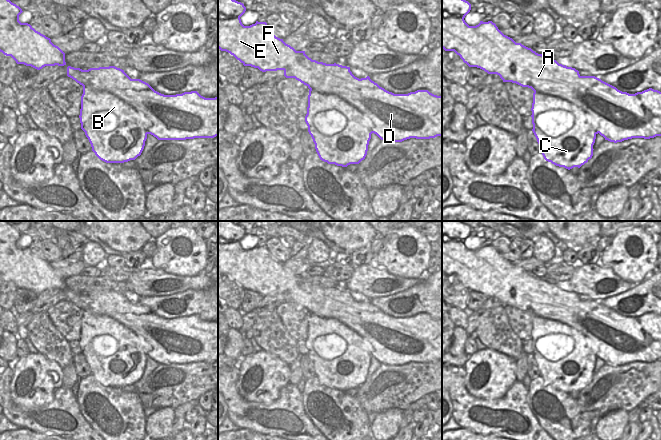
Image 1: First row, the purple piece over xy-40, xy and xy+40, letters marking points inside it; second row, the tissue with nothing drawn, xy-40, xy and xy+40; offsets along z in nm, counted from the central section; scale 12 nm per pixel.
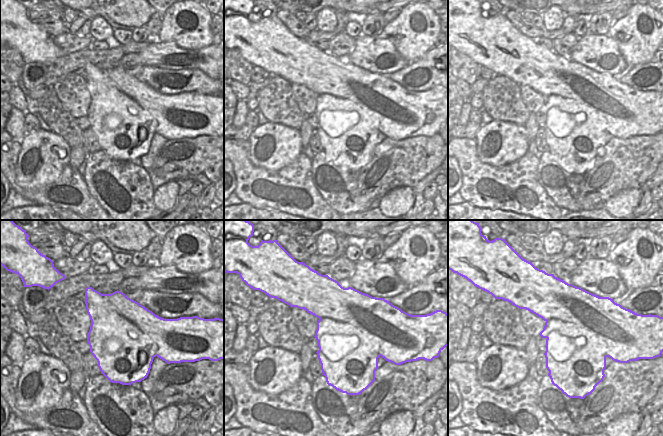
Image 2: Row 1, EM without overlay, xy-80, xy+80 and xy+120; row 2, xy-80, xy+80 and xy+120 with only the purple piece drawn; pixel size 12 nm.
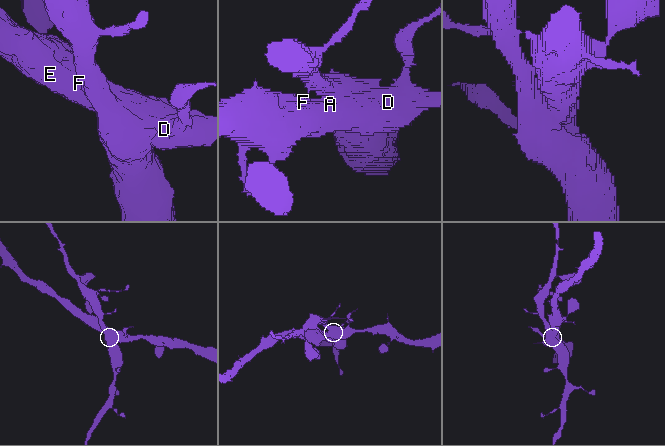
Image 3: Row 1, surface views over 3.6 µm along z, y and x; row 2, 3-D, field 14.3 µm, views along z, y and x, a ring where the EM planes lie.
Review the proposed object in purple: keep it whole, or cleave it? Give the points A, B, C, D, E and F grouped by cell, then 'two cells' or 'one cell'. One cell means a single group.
groups A D E F / B C; two cells

